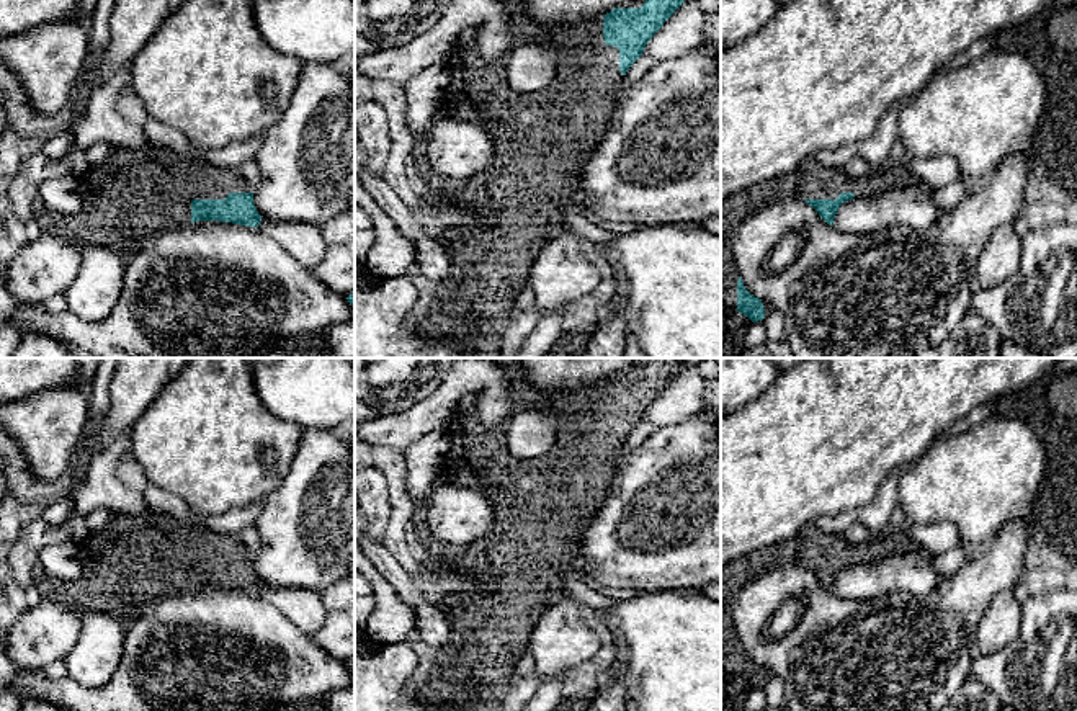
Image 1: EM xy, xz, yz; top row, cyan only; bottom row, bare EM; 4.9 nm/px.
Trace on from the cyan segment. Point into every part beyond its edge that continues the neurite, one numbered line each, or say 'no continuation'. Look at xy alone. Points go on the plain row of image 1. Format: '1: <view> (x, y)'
1: xy (133, 561)

